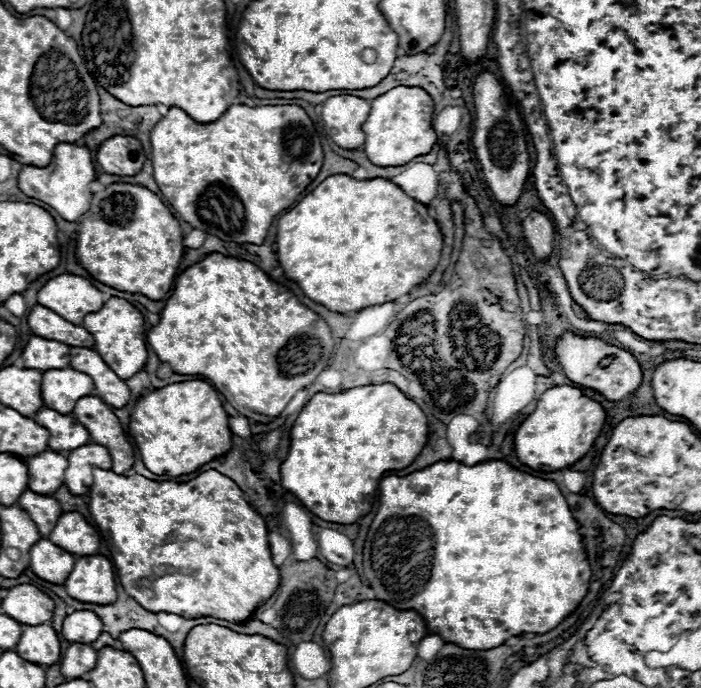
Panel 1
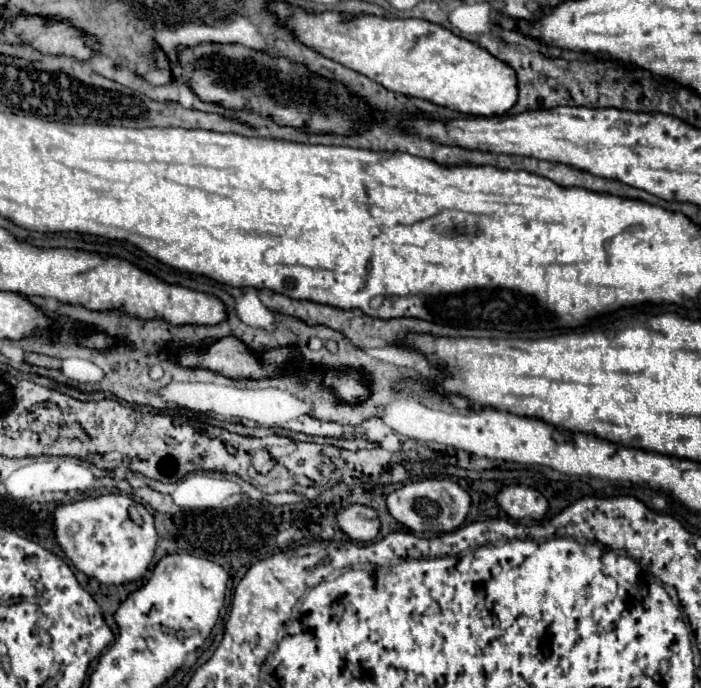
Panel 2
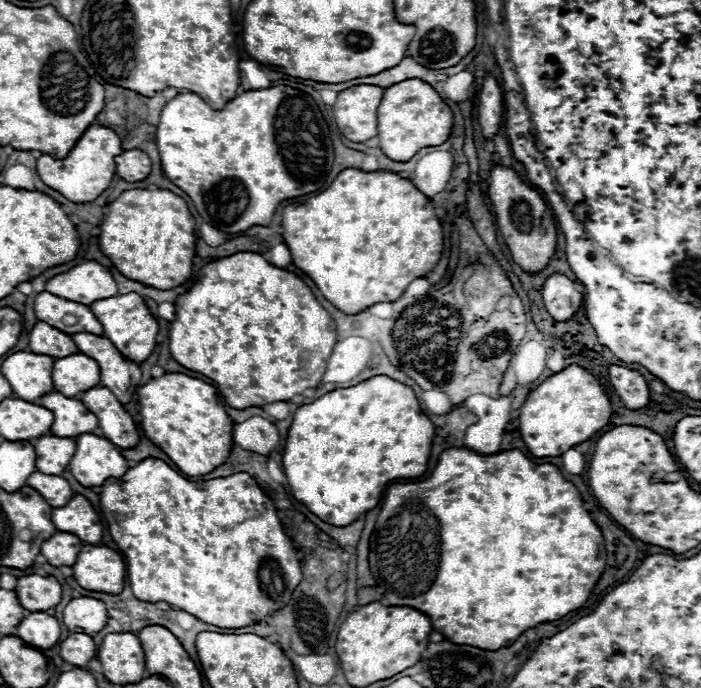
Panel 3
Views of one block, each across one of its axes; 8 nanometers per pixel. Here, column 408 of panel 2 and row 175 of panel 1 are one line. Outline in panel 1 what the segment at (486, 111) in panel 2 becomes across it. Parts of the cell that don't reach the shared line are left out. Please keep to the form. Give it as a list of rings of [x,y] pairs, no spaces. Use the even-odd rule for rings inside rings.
[[[62,142],[62,144],[56,146],[52,162],[46,168],[24,166],[20,170],[18,188],[30,198],[38,198],[38,200],[50,204],[64,220],[76,222],[90,208],[92,192],[88,190],[88,184],[94,182],[94,180],[96,180],[96,168],[94,168],[90,150],[86,146]]]

